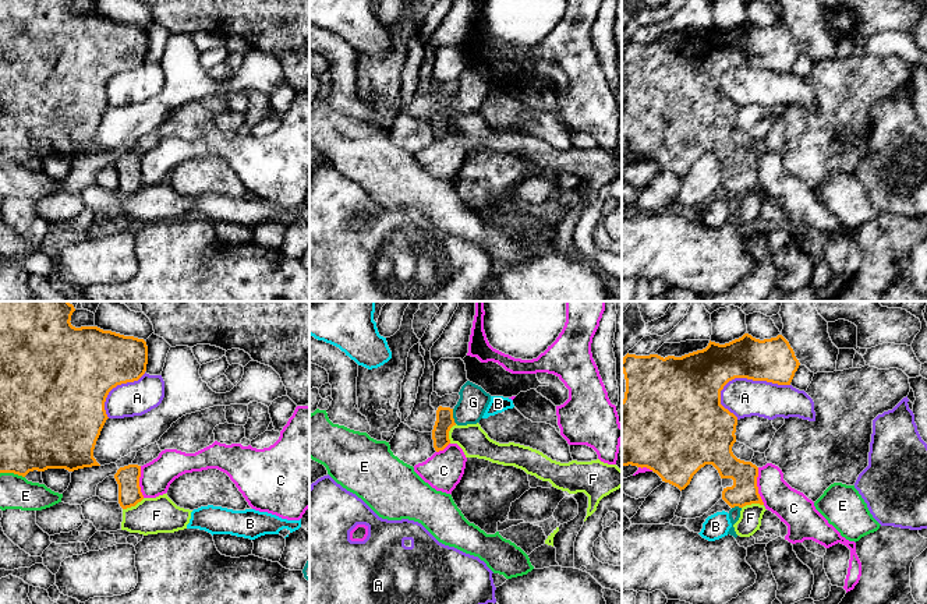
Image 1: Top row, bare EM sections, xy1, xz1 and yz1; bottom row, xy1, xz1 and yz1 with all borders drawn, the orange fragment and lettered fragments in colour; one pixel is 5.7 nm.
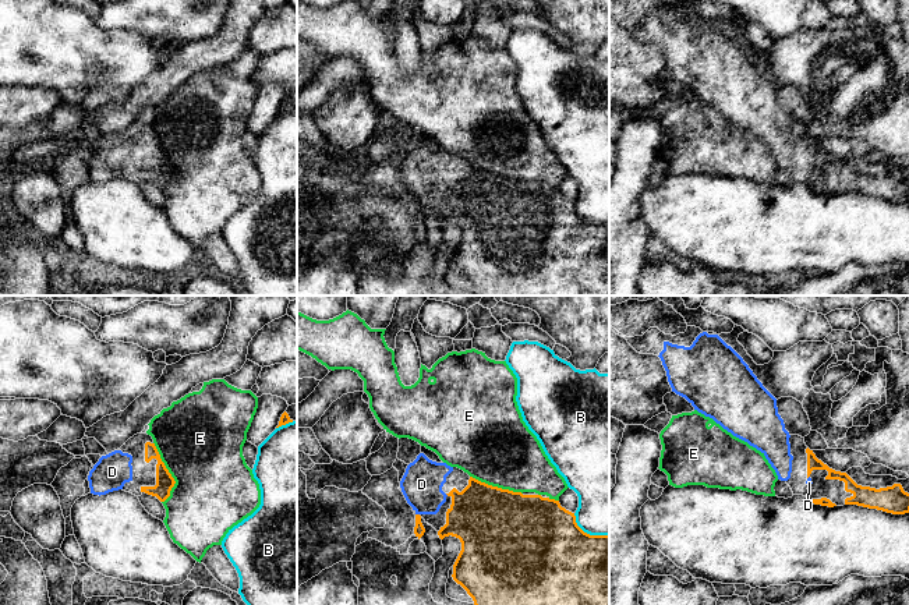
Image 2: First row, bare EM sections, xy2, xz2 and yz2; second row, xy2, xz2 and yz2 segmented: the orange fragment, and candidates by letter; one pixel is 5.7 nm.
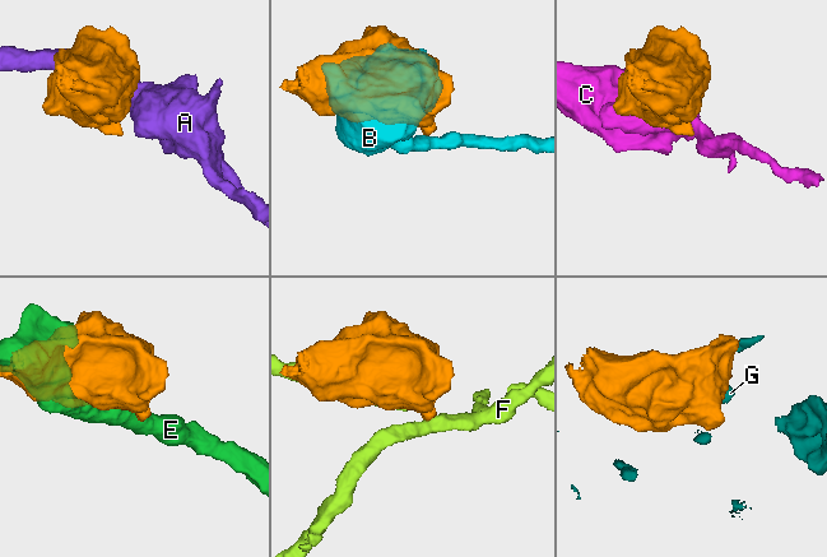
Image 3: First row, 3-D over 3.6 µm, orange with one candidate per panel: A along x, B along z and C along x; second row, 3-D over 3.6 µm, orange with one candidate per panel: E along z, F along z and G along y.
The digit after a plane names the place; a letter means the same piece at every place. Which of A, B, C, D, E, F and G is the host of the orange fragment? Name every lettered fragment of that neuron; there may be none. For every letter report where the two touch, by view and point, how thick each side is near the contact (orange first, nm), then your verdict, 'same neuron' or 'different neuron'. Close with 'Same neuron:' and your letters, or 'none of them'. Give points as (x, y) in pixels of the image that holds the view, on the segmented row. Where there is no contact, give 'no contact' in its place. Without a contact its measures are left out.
A: meets orange in yz1 at (747, 378); 260 nm thick on the orange side, 220 nm on the other; different neuron
B: meets orange in xz2 at (586, 533); 500 nm thick on the orange side, 360 nm on the other; different neuron
C: meets orange in yz1 at (756, 486); 160 nm thick on the orange side, 200 nm on the other; different neuron
D: meets orange in xz2 at (417, 515); 60 nm thick on the orange side, 240 nm on the other; same neuron
E: meets orange in xy2 at (169, 473); 100 nm thick on the orange side, 480 nm on the other; different neuron
F: meets orange in yz1 at (752, 502); 160 nm thick on the orange side, 130 nm on the other; different neuron
G: meets orange in xz1 at (452, 416); 100 nm thick on the orange side, 170 nm on the other; different neuron
Same neuron: D

